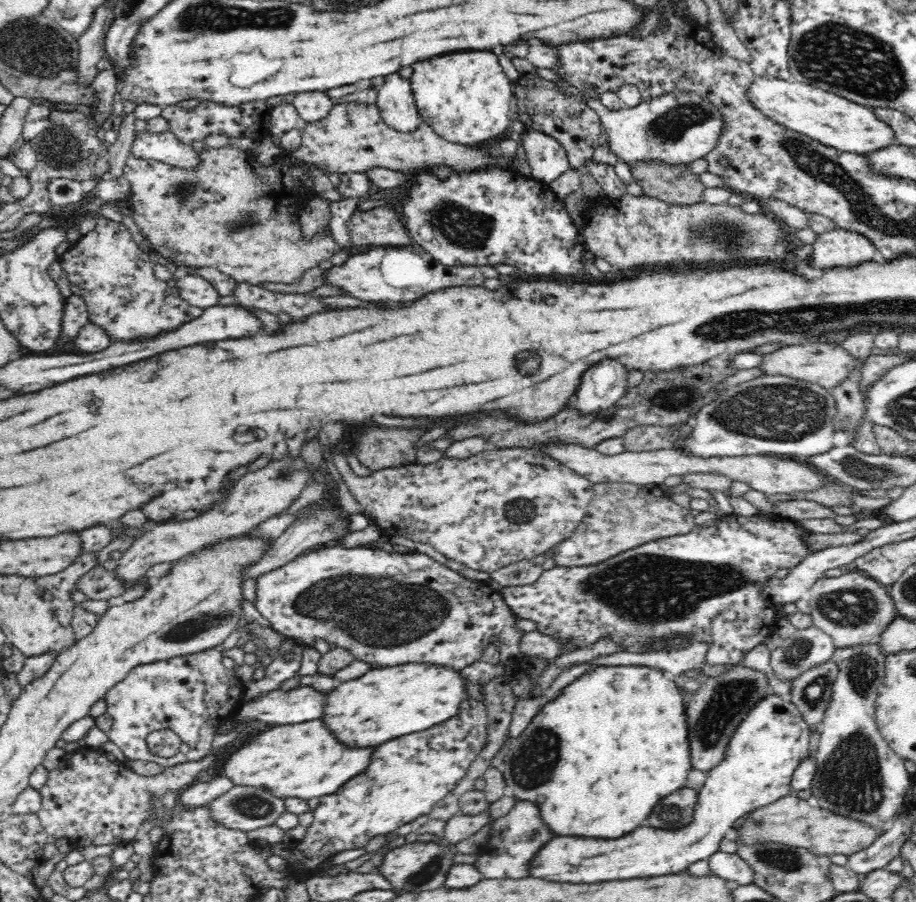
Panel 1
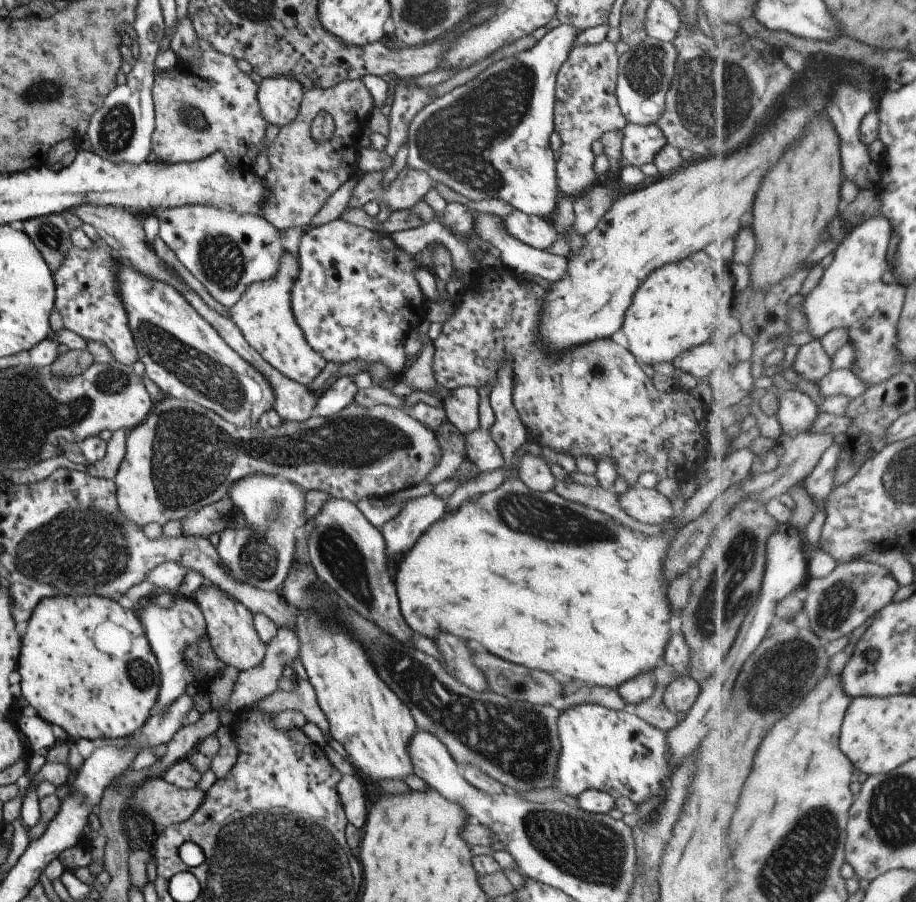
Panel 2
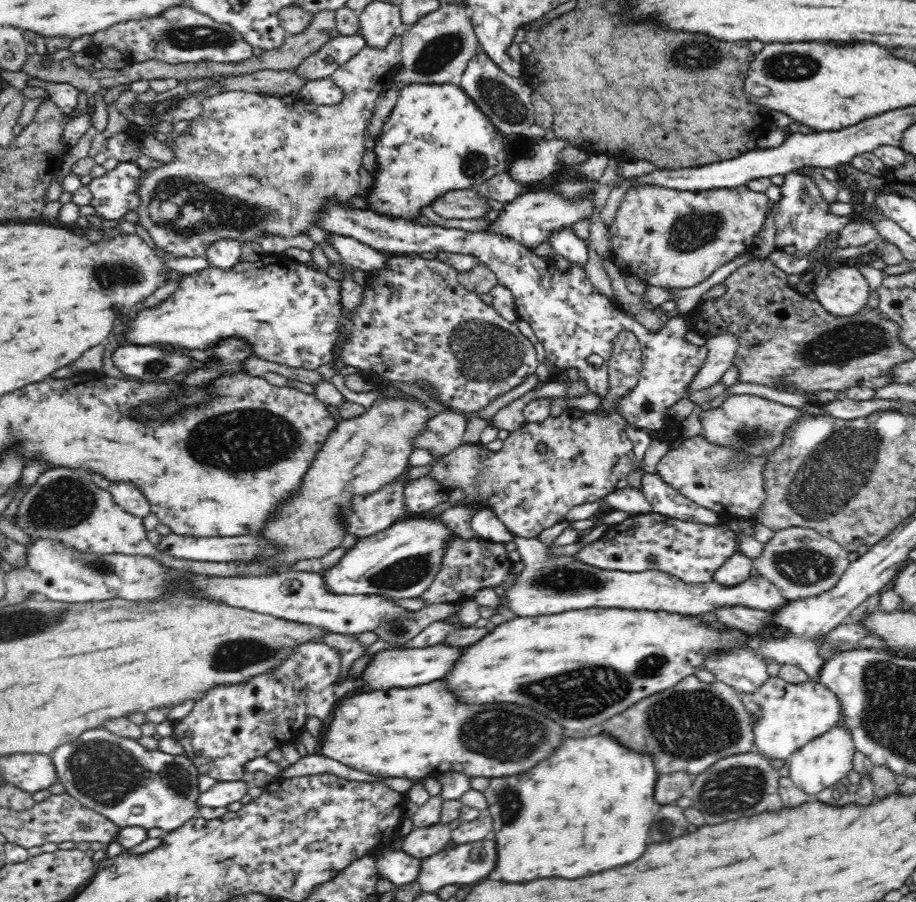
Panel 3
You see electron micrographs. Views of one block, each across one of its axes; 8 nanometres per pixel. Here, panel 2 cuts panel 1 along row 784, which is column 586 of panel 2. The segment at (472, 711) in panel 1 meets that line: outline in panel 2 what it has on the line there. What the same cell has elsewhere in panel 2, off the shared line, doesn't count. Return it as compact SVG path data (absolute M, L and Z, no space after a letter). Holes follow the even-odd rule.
M480 265L476 270L476 274L471 276L470 285L465 284L464 288L464 291L454 298L453 305L455 308L453 314L441 323L441 331L437 338L432 341L431 370L433 378L438 384L450 391L459 388L459 386L471 386L475 390L479 390L483 386L491 388L495 384L495 372L497 372L497 368L501 368L503 362L511 362L511 372L513 372L512 405L518 414L519 420L522 422L525 430L527 430L527 439L537 444L543 444L556 452L565 452L573 458L579 455L587 455L597 462L600 458L611 457L617 476L619 475L624 478L627 487L632 487L637 483L637 476L643 472L654 472L659 477L659 480L671 477L679 481L683 476L688 475L695 463L699 463L702 460L702 456L705 454L705 445L708 444L706 438L703 436L703 429L706 422L706 410L709 406L703 399L703 396L694 391L693 385L685 382L679 387L674 388L671 392L658 392L653 387L650 378L645 376L641 371L641 366L635 360L634 356L627 349L613 342L609 337L596 338L594 341L587 342L587 344L575 346L573 350L565 350L565 352L559 354L561 356L559 360L543 364L543 356L547 356L547 354L539 346L539 312L541 312L546 292L540 286L531 281L523 280L520 276L511 274L509 270L505 270L503 267L499 269Z

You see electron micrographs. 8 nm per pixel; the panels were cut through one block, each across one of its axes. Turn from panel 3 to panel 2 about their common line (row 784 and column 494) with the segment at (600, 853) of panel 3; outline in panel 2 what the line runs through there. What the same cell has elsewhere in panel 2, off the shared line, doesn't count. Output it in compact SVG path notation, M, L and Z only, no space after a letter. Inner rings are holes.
M503 458L501 470L504 479L497 488L484 492L466 503L459 505L457 510L445 514L439 522L435 522L421 538L407 550L407 554L401 556L397 564L397 572L393 576L397 598L399 598L399 610L403 612L403 620L413 632L419 632L423 636L435 638L441 632L449 632L457 638L463 638L465 642L475 642L483 650L509 660L513 664L521 664L533 670L543 670L547 674L559 672L561 676L570 680L579 680L585 686L617 688L625 680L633 678L636 674L648 672L663 663L663 646L669 636L669 610L673 607L665 595L665 583L662 581L661 561L665 556L666 548L675 531L686 522L697 518L712 502L726 500L729 480L711 480L707 484L699 485L693 490L692 497L685 502L681 514L674 518L675 527L669 528L664 534L657 537L646 537L632 532L629 527L621 525L610 516L590 509L589 507L569 502L557 496L552 490L544 493L529 490L520 481L518 473L511 470L511 458Z

